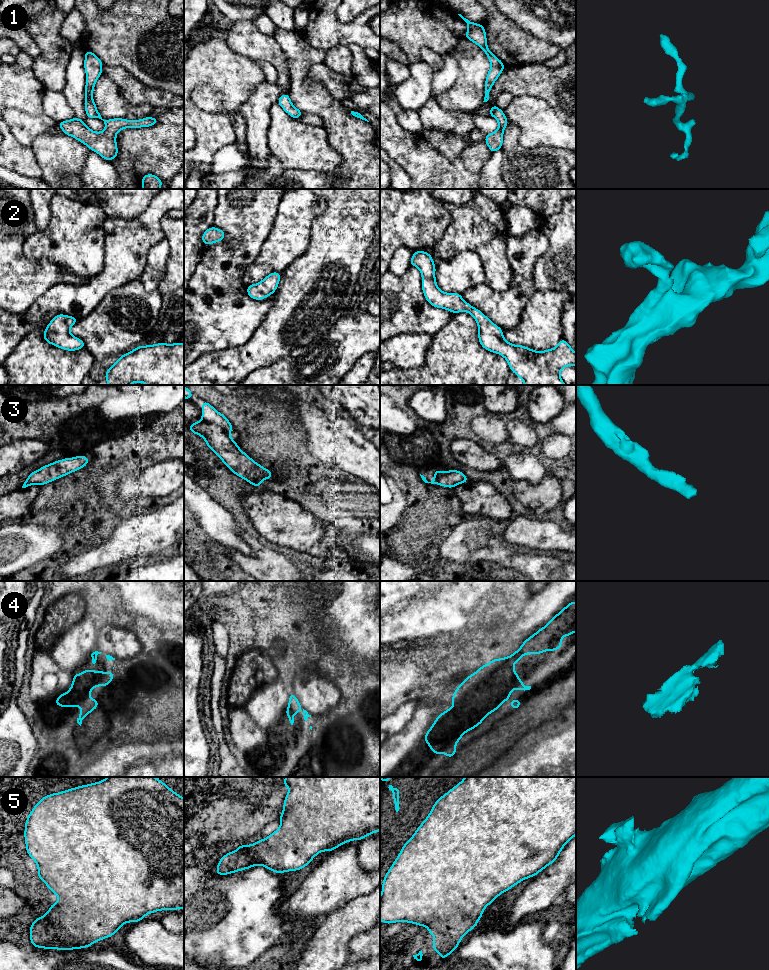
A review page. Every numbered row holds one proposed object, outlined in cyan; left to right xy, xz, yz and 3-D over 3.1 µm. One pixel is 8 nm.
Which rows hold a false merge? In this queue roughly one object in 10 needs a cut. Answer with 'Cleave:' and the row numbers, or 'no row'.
Cleave: no row

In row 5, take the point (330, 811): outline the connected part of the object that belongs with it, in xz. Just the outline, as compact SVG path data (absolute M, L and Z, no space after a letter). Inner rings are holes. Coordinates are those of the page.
M286 777L281 784L288 786L289 792L280 814L280 827L265 839L239 845L236 851L225 854L217 864L217 875L231 874L256 865L280 874L298 871L322 851L331 852L342 844L362 840L380 831L380 795L376 794L380 791L380 777Z

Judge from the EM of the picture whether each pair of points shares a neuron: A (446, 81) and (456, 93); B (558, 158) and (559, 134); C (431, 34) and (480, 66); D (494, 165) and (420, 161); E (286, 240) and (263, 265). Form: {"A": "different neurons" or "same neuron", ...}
{"A": "different neurons", "B": "different neurons", "C": "different neurons", "D": "different neurons", "E": "same neuron"}

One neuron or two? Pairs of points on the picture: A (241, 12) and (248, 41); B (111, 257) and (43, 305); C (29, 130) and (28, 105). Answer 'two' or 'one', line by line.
A: two
B: one
C: two

